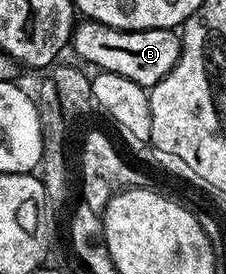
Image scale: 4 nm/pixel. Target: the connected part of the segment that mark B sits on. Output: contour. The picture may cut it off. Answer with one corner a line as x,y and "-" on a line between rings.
83,18
76,23
71,33
70,47
75,48
76,54
84,60
84,65
96,64
96,69
116,72
150,90
173,70
173,66
177,66
183,42
180,33
173,28
123,32
120,28
110,28
95,20

